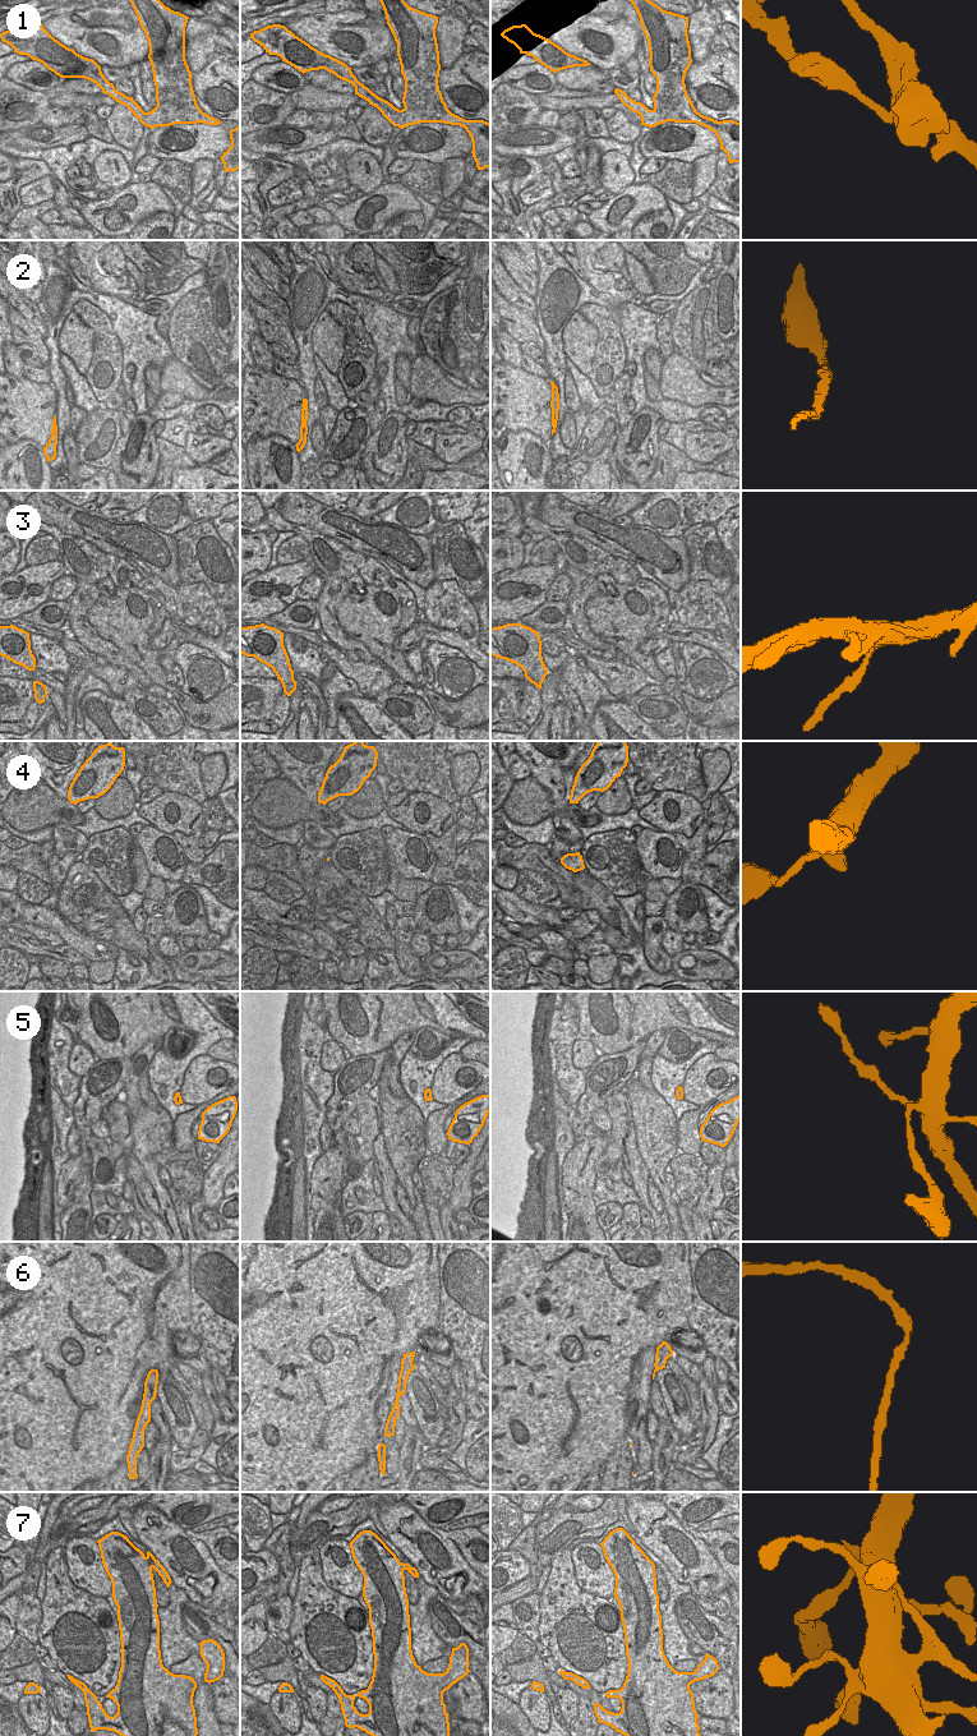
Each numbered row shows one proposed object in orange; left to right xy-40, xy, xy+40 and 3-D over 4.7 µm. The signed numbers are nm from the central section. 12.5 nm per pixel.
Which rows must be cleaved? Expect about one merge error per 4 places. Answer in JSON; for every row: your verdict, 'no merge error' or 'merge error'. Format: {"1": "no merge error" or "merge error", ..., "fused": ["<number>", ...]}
{"1": "merge error", "2": "no merge error", "3": "merge error", "4": "no merge error", "5": "no merge error", "6": "no merge error", "7": "merge error", "fused": ["1", "3", "7"]}

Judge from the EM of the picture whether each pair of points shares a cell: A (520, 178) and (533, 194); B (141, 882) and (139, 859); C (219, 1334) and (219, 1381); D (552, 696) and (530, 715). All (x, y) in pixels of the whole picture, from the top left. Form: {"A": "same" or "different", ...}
{"A": "different", "B": "same", "C": "different", "D": "different"}

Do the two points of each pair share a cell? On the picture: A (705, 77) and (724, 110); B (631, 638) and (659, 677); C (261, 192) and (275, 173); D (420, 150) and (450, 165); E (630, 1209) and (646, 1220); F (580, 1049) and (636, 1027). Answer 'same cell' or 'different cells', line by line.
A: same cell
B: same cell
C: same cell
D: different cells
E: different cells
F: different cells

